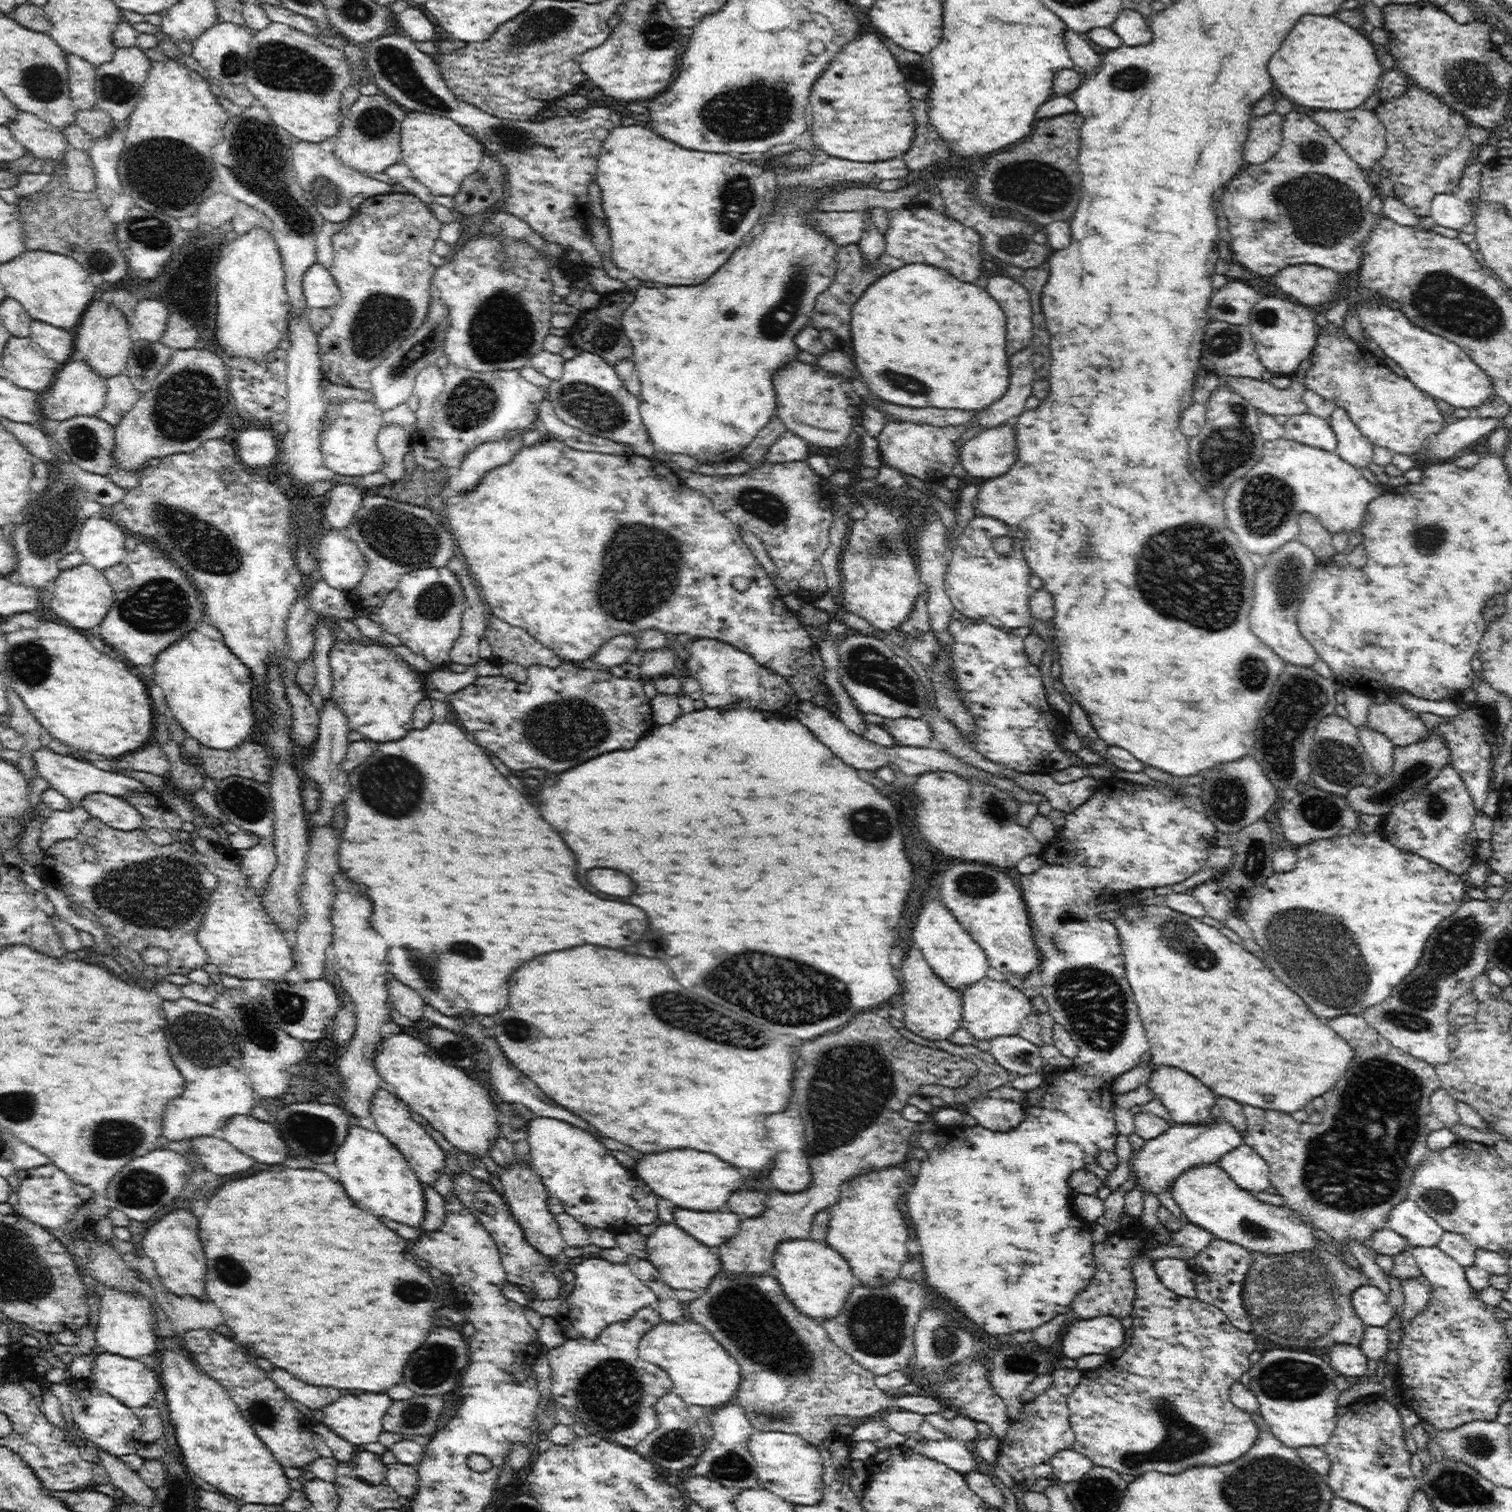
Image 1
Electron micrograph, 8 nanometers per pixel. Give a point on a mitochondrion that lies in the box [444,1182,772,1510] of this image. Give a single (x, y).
(611, 1393)

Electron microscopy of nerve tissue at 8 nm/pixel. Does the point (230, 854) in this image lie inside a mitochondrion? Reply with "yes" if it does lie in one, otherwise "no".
no

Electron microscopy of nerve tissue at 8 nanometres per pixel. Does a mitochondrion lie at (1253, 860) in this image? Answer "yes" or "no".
yes

